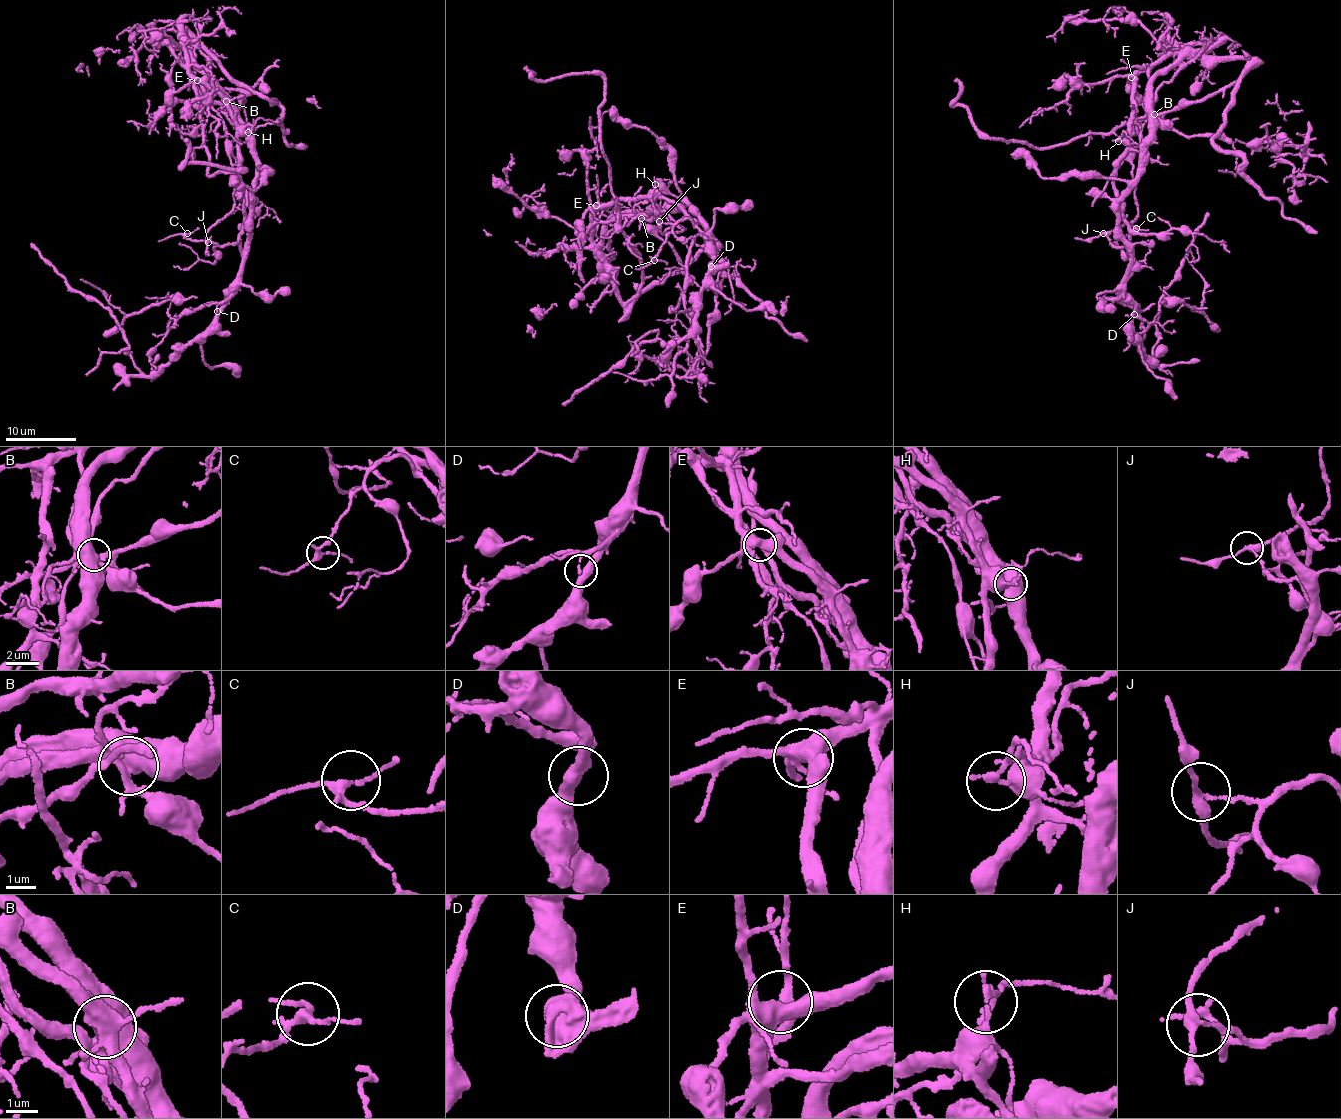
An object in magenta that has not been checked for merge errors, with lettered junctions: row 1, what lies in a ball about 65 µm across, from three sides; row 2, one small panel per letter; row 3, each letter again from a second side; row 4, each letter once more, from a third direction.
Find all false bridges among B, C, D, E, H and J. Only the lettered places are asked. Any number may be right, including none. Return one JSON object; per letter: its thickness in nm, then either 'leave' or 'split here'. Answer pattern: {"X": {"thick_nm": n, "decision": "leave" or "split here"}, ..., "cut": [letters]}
{"B": {"thick_nm": 460, "decision": "split here"}, "C": {"thick_nm": 240, "decision": "leave"}, "D": {"thick_nm": 440, "decision": "leave"}, "E": {"thick_nm": 440, "decision": "leave"}, "H": {"thick_nm": 190, "decision": "split here"}, "J": {"thick_nm": 240, "decision": "split here"}, "cut": ["B", "H", "J"]}

